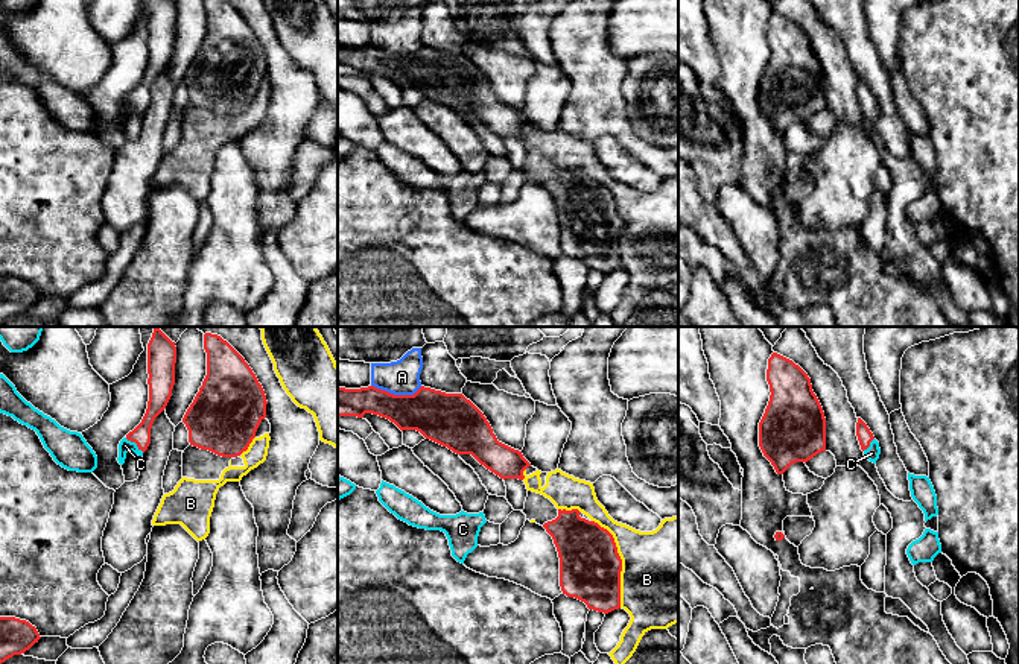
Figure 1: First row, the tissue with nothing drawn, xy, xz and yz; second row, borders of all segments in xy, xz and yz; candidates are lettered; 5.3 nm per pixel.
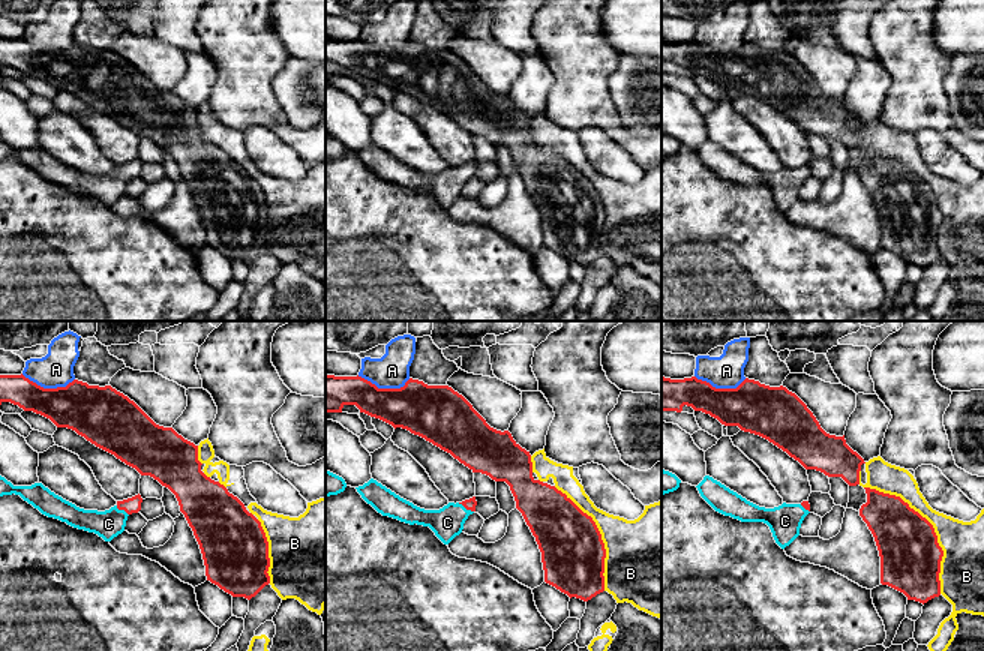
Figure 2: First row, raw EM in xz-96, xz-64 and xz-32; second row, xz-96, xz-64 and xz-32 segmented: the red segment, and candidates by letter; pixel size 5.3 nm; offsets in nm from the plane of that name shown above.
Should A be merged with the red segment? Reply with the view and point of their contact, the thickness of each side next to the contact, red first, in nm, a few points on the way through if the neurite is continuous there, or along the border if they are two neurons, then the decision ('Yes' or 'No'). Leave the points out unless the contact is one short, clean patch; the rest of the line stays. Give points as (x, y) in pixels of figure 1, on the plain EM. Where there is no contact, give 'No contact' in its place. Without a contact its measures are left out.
Touches red at xz (397, 55). Thickness 260 nm (red) against 190 nm. Yes

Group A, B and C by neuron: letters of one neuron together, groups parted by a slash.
A C / B

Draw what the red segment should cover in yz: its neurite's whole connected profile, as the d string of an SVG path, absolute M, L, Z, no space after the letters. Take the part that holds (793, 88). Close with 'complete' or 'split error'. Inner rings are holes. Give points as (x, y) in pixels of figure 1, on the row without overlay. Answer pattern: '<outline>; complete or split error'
M773 12L767 41L770 61L759 82L759 106L777 134L826 111L826 77L811 38L792 20Z; complete

